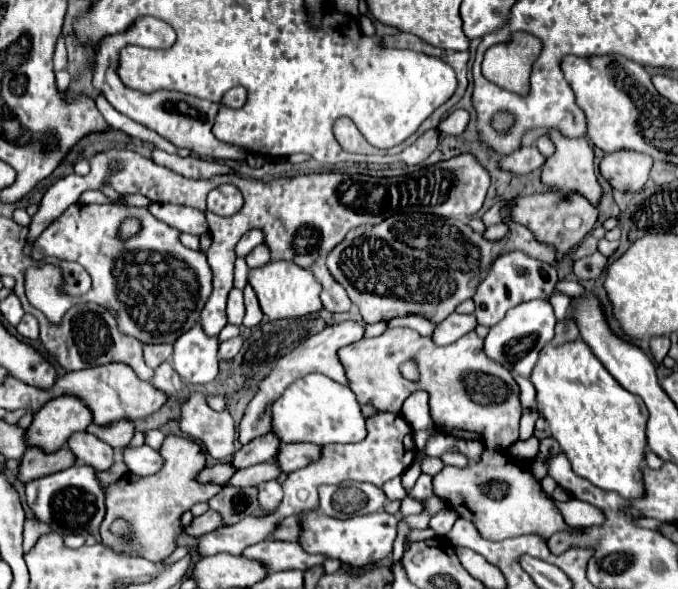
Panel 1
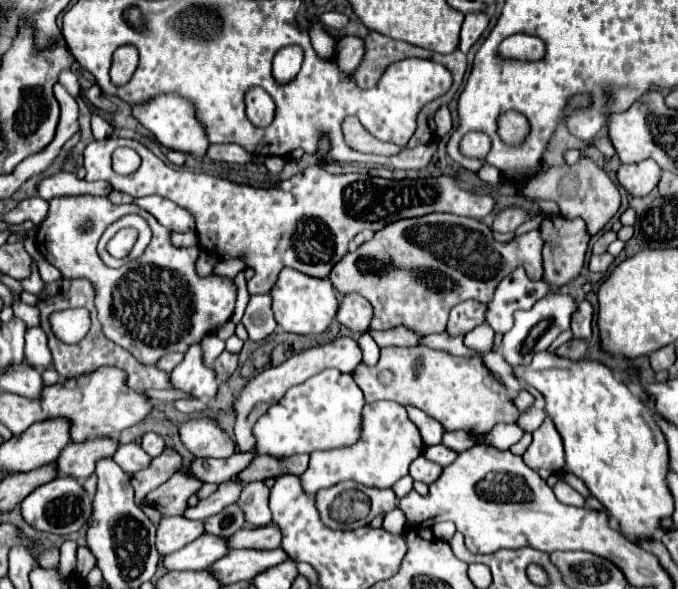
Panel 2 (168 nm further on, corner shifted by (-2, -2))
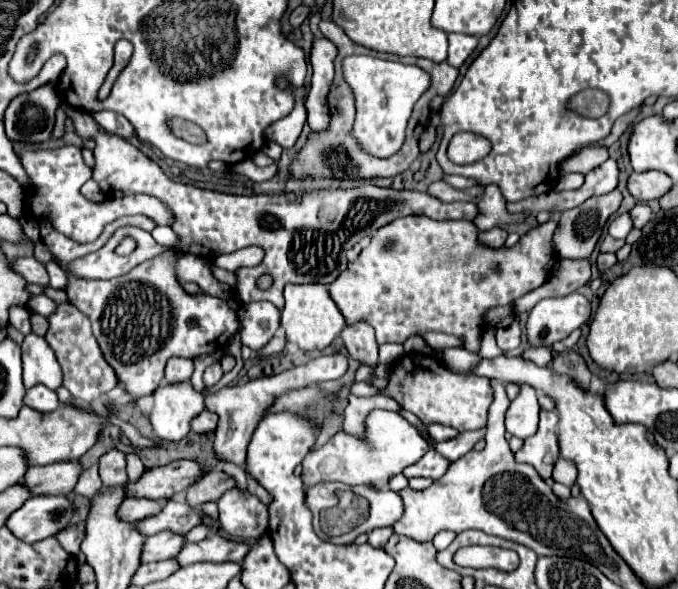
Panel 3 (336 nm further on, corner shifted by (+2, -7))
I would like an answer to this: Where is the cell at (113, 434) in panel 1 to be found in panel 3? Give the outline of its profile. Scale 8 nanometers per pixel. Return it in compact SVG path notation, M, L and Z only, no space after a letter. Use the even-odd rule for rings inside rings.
M79 460L31 466L25 474L25 486L31 488L31 494L49 494L49 492L65 492L71 494L83 466Z

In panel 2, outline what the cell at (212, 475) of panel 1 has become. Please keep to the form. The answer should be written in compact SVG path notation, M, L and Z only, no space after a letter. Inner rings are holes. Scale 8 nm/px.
M177 471L177 475L173 475L161 487L157 487L155 491L149 491L149 495L145 497L145 503L153 503L153 507L157 507L157 511L161 511L163 517L183 515L187 507L187 499L193 493L197 493L199 487L201 487L201 481L197 483L197 479L189 477L185 471Z

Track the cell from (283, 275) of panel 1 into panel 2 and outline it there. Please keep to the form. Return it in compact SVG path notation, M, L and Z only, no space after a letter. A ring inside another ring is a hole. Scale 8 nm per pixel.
M285 267L281 271L279 281L271 291L271 297L273 297L273 313L275 313L279 327L283 331L295 333L295 335L323 333L331 325L331 321L335 319L335 315L339 311L339 295L333 289L329 279L309 277L305 273L293 271L289 267Z

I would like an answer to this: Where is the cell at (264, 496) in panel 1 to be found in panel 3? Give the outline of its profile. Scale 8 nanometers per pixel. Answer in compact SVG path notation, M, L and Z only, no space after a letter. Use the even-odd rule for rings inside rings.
M233 488L219 498L221 528L237 540L259 540L267 532L267 506L249 490Z

